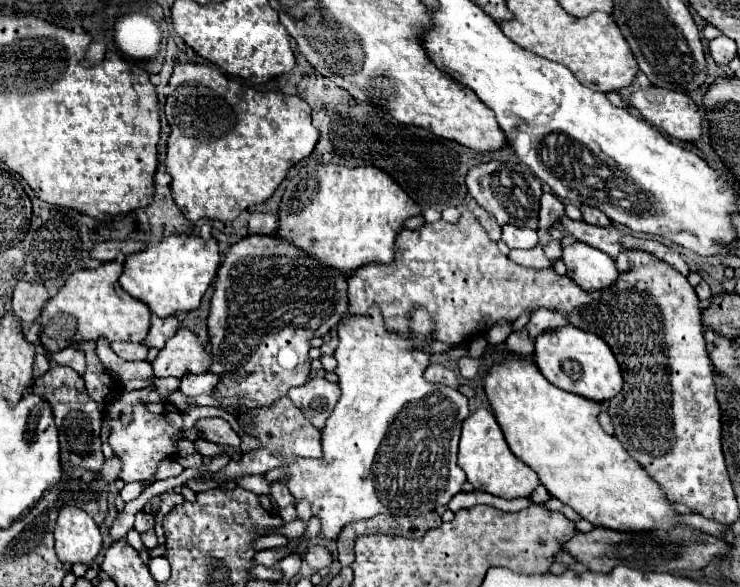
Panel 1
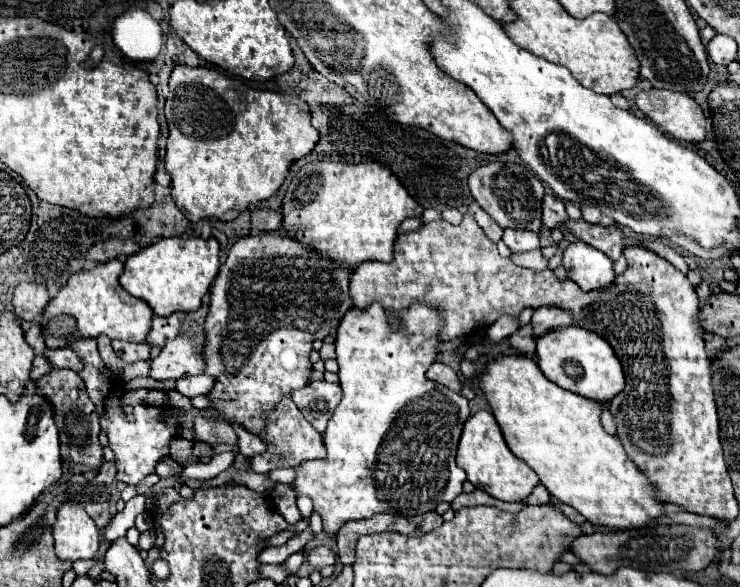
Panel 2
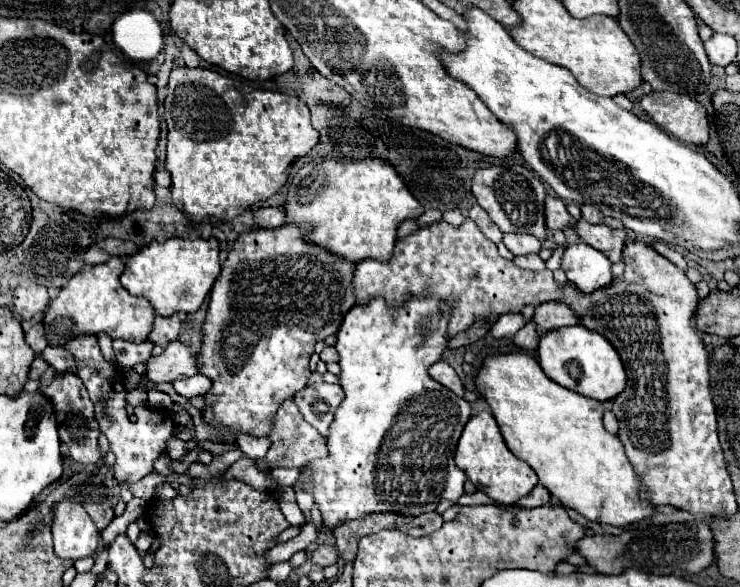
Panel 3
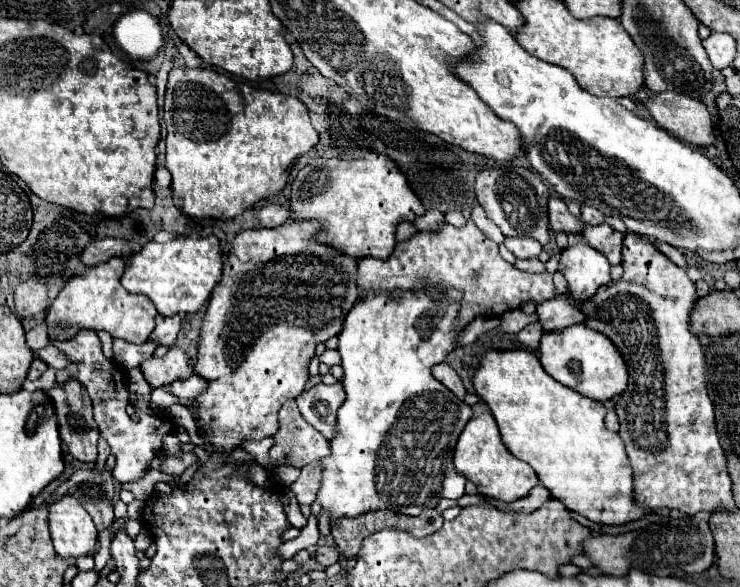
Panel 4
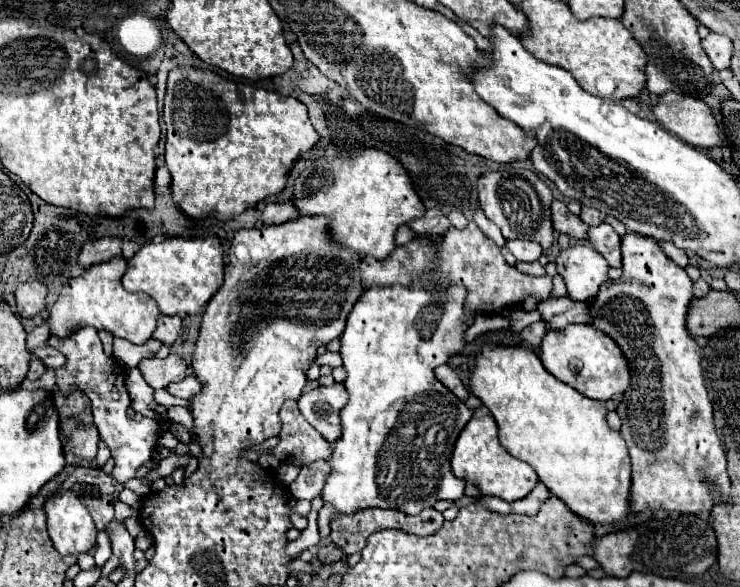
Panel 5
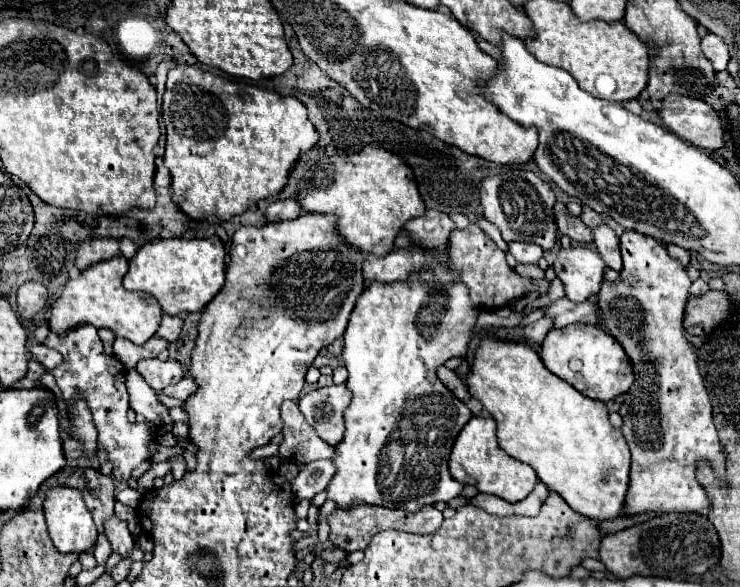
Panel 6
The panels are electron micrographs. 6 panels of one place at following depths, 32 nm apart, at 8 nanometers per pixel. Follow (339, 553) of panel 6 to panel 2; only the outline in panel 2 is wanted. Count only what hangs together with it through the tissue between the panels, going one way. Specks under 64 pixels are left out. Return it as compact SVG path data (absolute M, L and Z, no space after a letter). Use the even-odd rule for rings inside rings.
M316 546L316 548L310 548L308 554L306 554L306 560L310 566L314 566L316 570L324 568L324 566L332 566L336 562L336 556L330 548L326 546Z

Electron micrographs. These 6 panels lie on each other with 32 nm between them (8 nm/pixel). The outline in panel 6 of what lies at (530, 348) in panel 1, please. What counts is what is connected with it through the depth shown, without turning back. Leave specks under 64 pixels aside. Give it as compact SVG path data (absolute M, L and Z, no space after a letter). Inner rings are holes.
M540 318L538 322L528 324L528 326L524 328L524 338L526 338L528 344L536 344L536 346L540 346L542 340L544 340L544 336L548 334L550 328L552 328L552 320L548 320L548 318Z

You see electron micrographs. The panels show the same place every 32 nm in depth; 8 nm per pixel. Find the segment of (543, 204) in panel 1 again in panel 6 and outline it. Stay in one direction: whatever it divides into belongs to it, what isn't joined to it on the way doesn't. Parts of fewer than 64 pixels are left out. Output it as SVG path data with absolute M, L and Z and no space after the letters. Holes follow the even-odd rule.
M562 202L554 204L554 218L560 234L566 234L576 242L592 242L590 228L584 226L584 222L578 216L572 216Z

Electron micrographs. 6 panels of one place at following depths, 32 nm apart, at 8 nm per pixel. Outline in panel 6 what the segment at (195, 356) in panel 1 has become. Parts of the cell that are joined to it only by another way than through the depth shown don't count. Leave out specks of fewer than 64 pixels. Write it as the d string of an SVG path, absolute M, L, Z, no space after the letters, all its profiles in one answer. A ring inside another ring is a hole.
M158 358L140 360L140 364L136 364L136 370L142 374L142 378L154 390L162 390L170 384L176 384L184 376L182 364L174 358L168 358L168 360L158 360Z

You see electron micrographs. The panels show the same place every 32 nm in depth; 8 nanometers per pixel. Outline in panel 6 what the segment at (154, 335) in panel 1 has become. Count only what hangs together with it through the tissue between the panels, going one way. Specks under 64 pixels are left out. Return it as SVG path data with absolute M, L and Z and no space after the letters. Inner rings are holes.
M164 314L164 316L162 316L162 322L160 322L160 328L158 328L158 332L156 332L156 336L172 344L172 342L180 336L180 330L182 330L182 318Z

